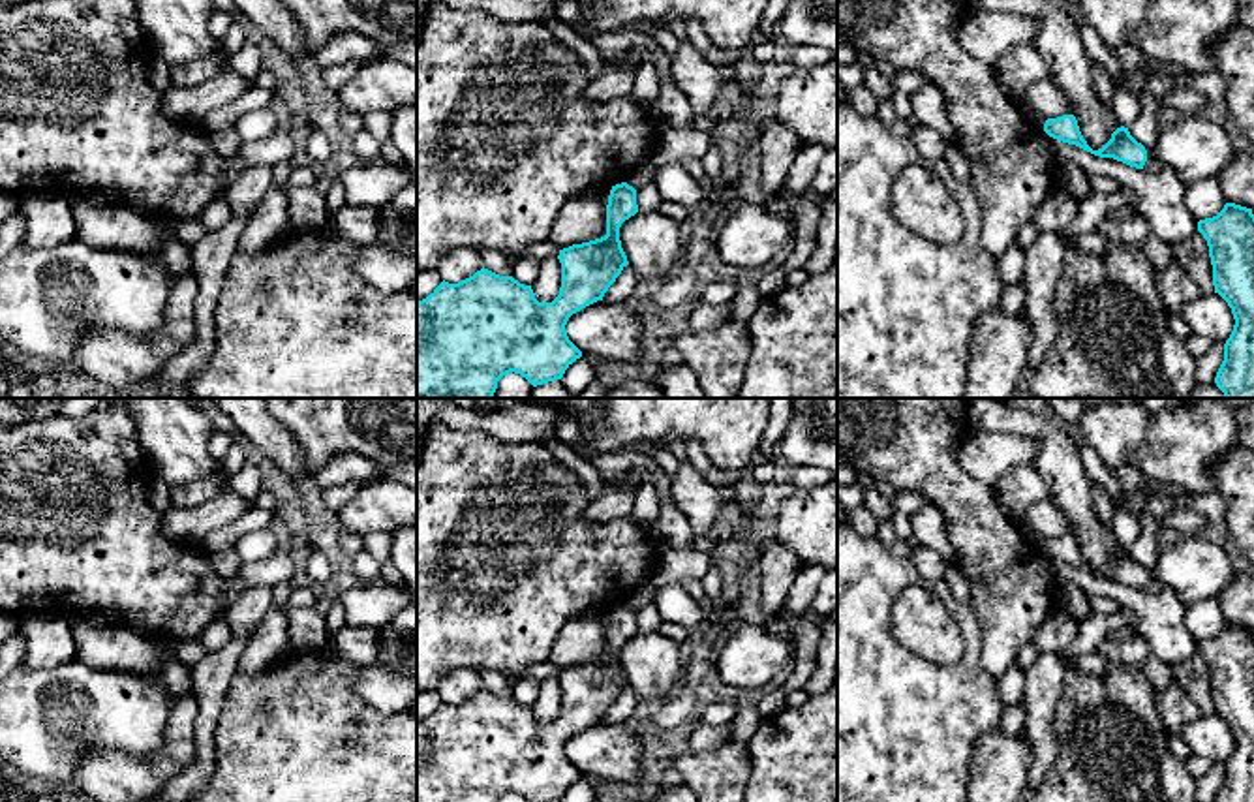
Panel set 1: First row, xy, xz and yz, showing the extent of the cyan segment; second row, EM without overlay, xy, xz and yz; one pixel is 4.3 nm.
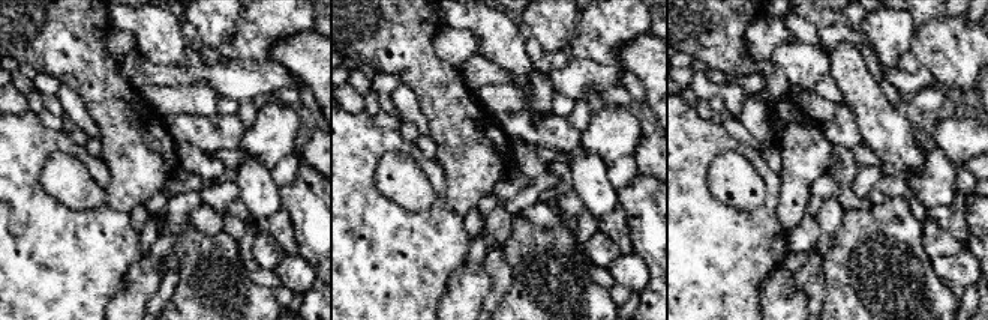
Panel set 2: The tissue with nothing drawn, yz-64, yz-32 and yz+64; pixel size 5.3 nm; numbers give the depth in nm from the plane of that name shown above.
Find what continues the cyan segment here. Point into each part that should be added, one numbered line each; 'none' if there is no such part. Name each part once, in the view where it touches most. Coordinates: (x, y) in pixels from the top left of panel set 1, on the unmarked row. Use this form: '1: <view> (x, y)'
none

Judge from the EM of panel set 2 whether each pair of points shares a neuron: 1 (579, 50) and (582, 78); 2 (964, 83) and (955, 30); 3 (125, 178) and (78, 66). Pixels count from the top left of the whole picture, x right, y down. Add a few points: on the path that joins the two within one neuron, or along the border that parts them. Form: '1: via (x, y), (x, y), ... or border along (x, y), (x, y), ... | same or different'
1: border along (571, 59), (588, 59), (615, 66) | different
2: via (960, 69), (957, 63), (957, 44) | same
3: via (126, 150), (126, 123), (105, 93) | same

